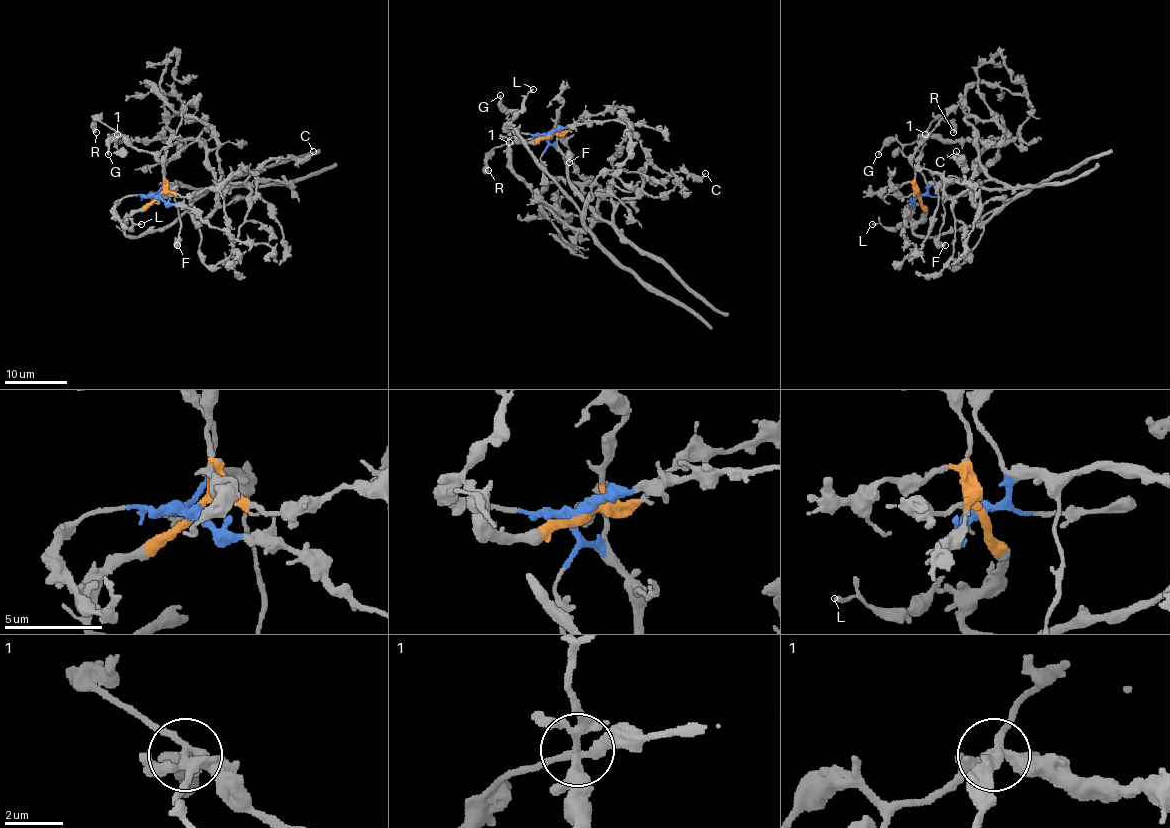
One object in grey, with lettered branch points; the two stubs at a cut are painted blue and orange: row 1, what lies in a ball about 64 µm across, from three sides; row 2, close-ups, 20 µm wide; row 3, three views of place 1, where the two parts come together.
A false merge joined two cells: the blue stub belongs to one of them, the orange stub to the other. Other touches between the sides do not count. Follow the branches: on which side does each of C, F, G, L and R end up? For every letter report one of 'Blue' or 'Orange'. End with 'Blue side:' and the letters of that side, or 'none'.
C: Orange
F: Blue
G: Orange
L: Blue
R: Blue
Blue side: F, L, R

